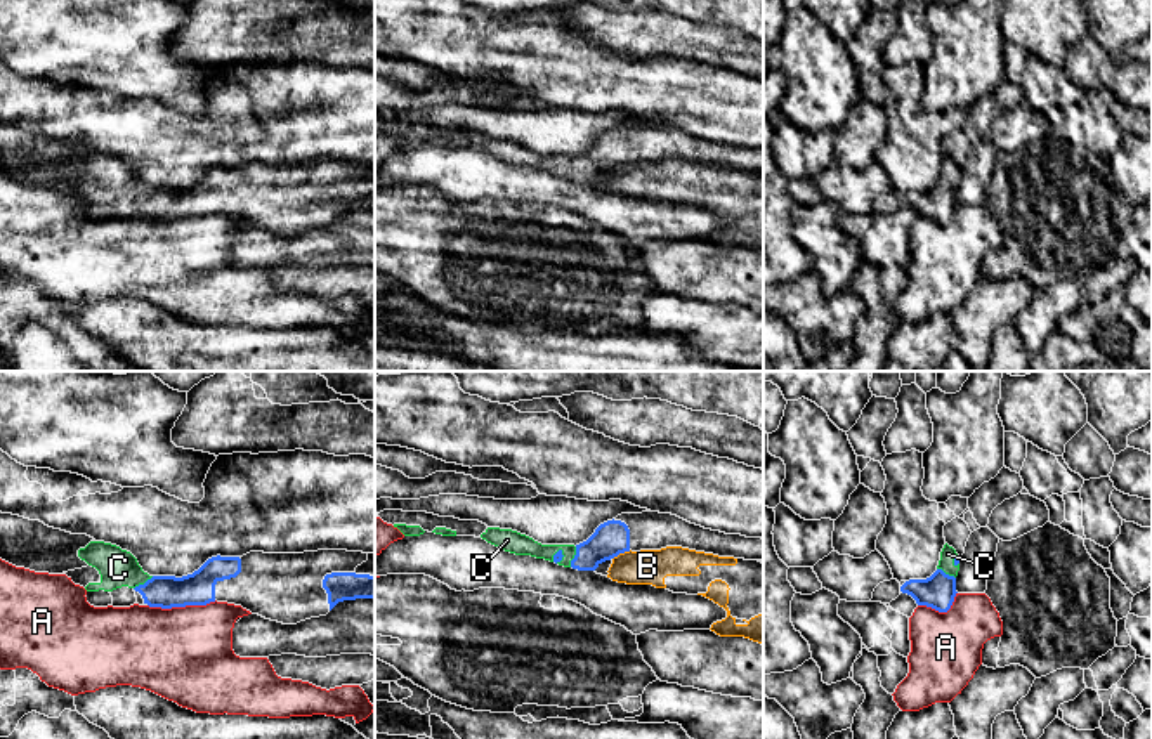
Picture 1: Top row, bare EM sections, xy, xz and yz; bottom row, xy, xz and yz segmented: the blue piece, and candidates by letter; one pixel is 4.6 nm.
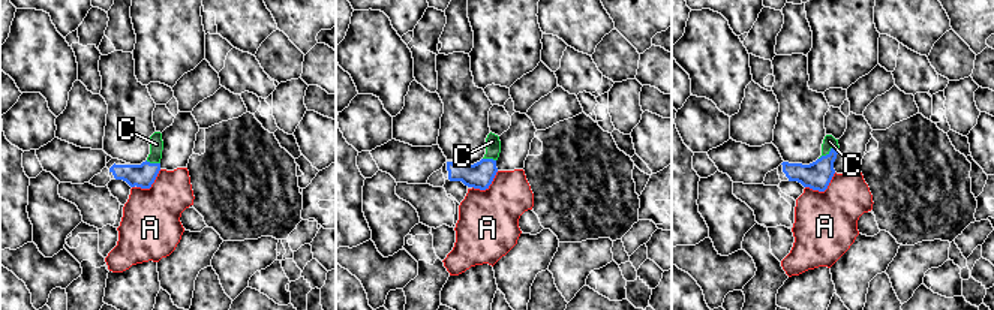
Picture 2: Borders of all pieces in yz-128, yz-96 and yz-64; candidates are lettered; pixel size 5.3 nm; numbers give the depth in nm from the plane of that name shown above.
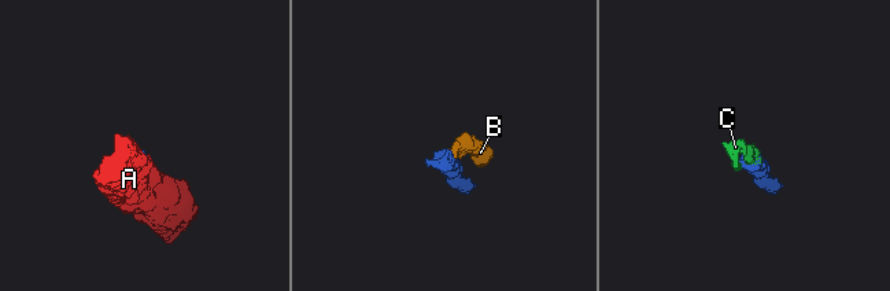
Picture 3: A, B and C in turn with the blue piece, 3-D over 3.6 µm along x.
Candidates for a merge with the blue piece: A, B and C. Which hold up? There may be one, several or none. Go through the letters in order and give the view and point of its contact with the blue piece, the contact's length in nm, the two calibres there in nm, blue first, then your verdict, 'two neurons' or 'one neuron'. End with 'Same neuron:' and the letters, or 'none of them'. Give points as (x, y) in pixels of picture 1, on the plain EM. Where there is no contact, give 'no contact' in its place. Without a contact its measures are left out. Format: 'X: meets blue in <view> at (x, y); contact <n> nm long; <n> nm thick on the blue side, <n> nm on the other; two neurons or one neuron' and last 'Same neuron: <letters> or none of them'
A: meets blue in xy at (181, 217); contact 320 nm long; 160 nm thick on the blue side, 440 nm on the other; two neurons
B: meets blue in xz at (621, 163); contact 100 nm long; 160 nm thick on the blue side, 160 nm on the other; two neurons
C: meets blue in xz at (575, 169); contact 100 nm long; 160 nm thick on the blue side, 100 nm on the other; one neuron
Same neuron: C

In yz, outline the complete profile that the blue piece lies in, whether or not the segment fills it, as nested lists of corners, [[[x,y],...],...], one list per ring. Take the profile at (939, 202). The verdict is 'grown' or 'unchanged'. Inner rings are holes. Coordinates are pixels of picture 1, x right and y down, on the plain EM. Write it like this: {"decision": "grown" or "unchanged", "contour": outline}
{"decision": "grown", "contour": [[[947,154],[940,163],[937,182],[926,191],[909,191],[900,198],[902,205],[911,206],[918,217],[947,224],[956,208],[956,187],[961,168]]]}

